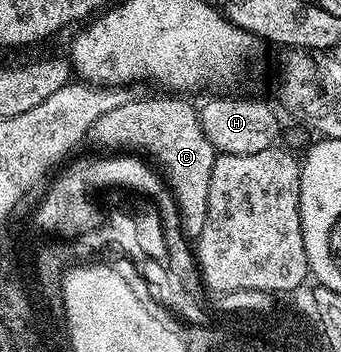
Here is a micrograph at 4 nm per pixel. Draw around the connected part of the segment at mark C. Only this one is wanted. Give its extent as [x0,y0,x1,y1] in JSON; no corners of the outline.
[88,97,216,240]

